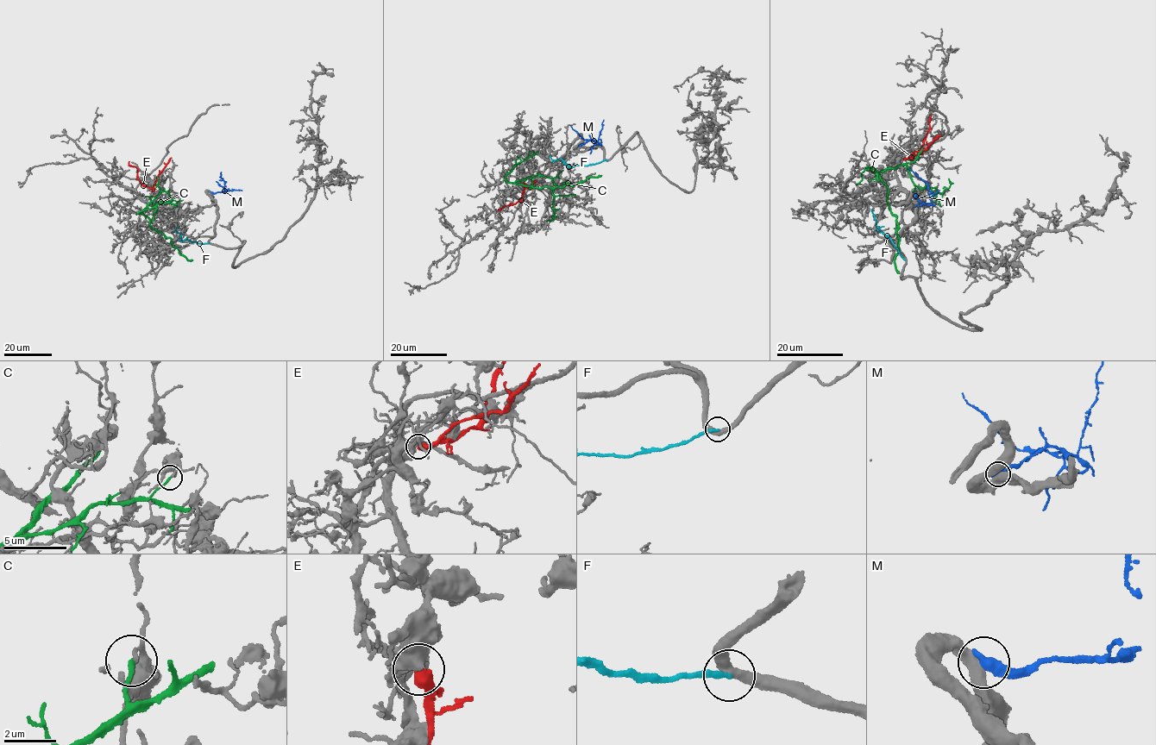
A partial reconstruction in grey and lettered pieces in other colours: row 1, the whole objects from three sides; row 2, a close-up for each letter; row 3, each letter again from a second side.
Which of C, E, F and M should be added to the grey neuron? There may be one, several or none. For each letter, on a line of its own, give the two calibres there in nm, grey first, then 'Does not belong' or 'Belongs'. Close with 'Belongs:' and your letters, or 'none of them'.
C: Thickness 100 nm (grey) against 140 nm. Does not belong
E: Thickness 600 nm (grey) against 500 nm. Does not belong
F: Thickness 380 nm (grey) against 220 nm. Does not belong
M: Thickness 500 nm (grey) against 460 nm. Does not belong
Belongs: none of them

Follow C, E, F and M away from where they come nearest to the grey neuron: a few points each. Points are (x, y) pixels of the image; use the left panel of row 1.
C: (172, 198), (139, 214), (162, 191), (165, 190), (172, 199), (160, 201), (153, 206), (146, 196)
E: (153, 190), (138, 179), (137, 168), (128, 165), (129, 161)
F: (209, 243), (182, 241), (180, 234), (175, 230), (177, 227)
M: (211, 192), (225, 191), (221, 172)

